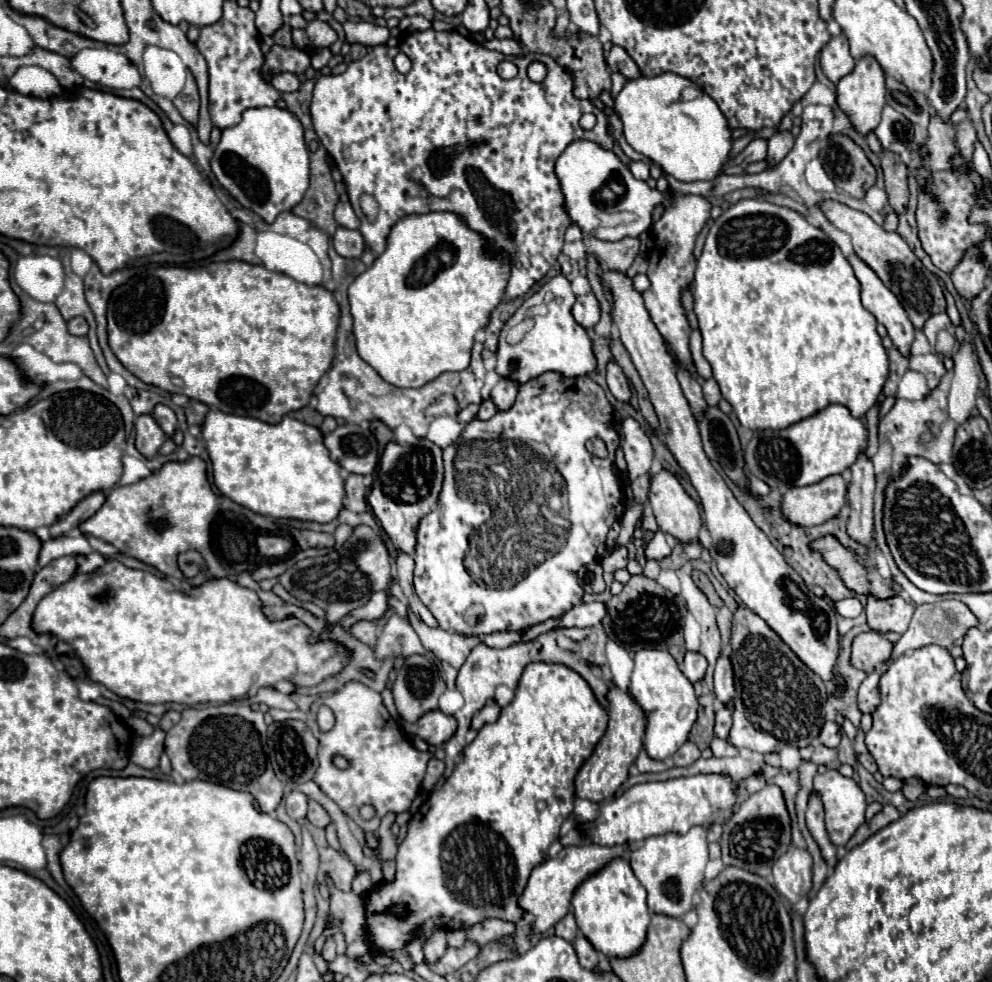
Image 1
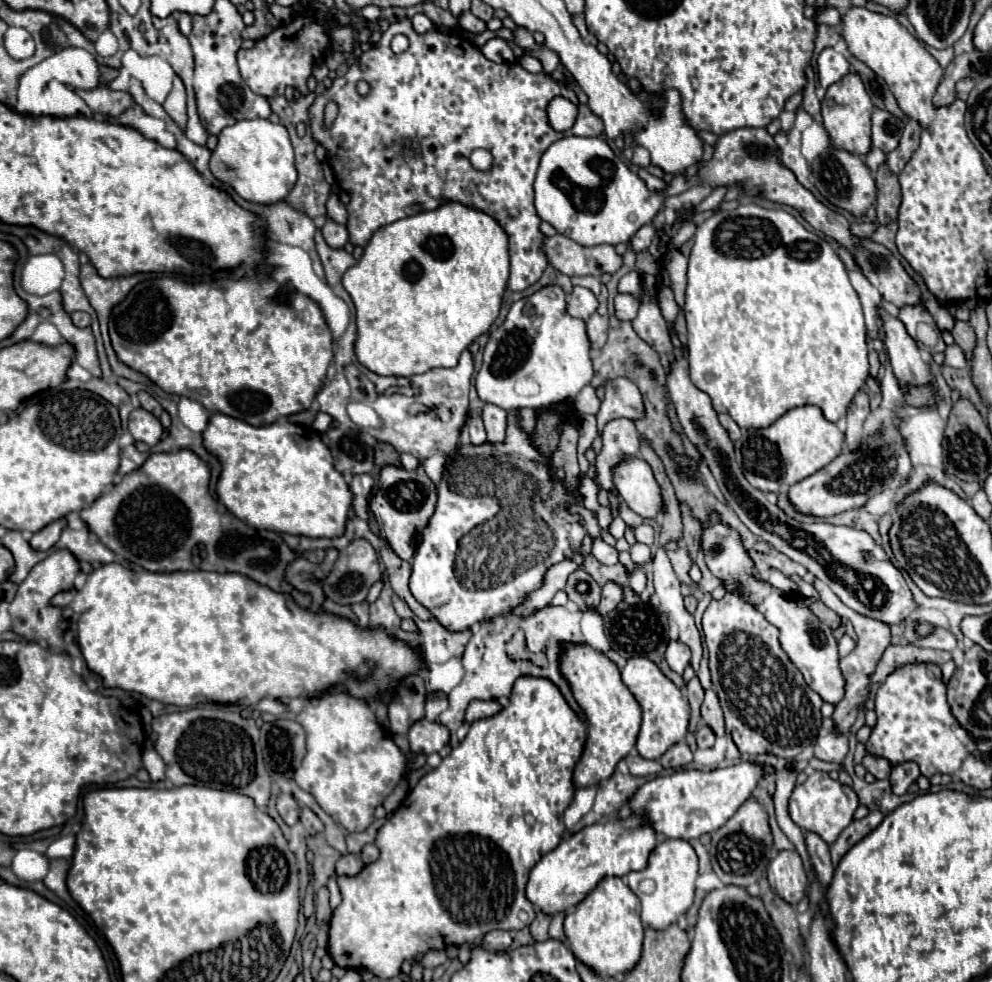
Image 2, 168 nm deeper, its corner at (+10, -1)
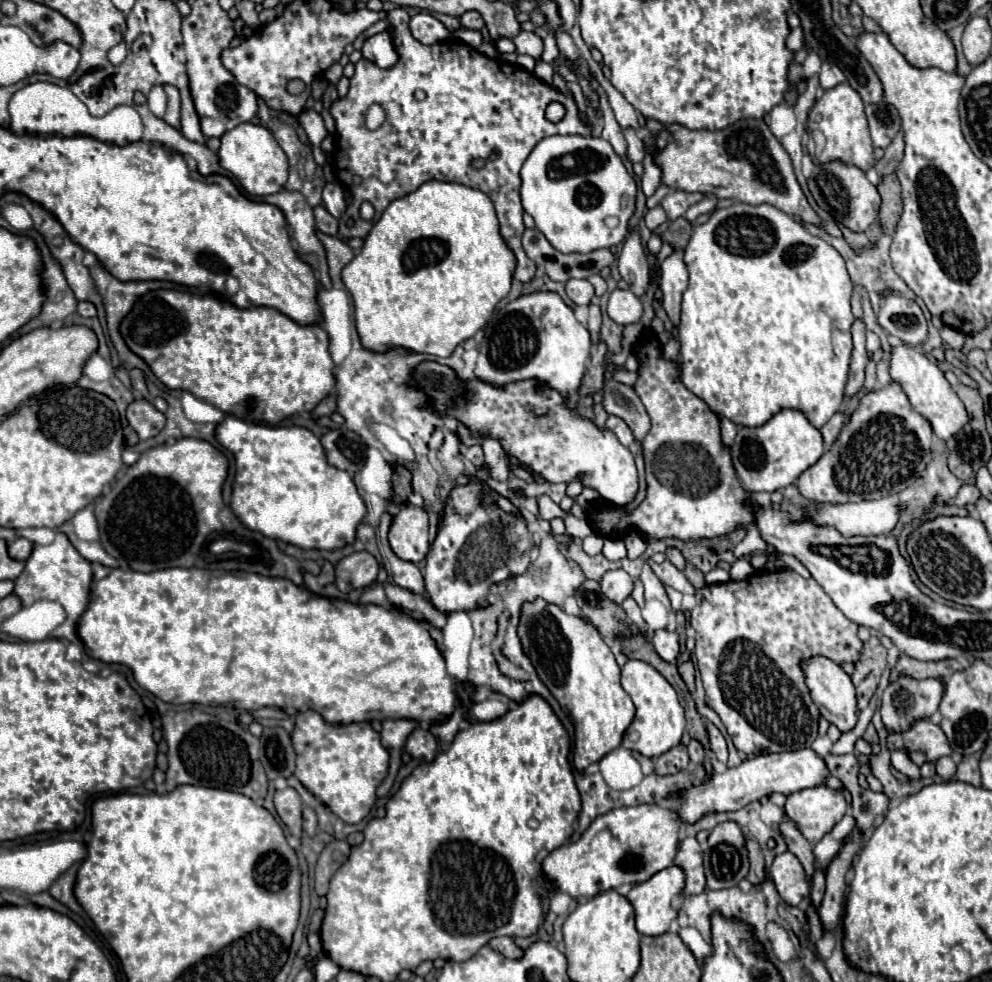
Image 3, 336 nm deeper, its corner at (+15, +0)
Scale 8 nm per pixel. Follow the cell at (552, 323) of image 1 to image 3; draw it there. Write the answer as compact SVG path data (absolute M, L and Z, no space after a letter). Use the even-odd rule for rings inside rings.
M533 292L519 296L517 300L509 302L503 310L499 310L495 316L489 318L485 326L485 338L479 344L475 376L493 388L503 388L519 380L537 380L549 390L567 396L575 392L581 384L585 364L589 358L589 348L591 348L589 330L581 322L577 322L573 310L563 302L563 298L555 292Z

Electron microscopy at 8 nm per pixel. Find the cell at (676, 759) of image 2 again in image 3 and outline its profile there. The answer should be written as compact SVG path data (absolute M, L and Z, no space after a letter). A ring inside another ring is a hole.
M679 744L679 746L673 746L671 750L667 750L665 754L661 754L659 758L655 758L655 772L657 774L675 774L675 772L687 768L687 764L689 764L687 746Z

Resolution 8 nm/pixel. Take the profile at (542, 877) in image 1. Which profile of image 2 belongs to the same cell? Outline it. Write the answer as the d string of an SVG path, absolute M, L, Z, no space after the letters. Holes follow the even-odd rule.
M624 815L606 823L594 823L574 833L570 839L564 839L554 851L546 853L530 871L526 895L528 899L544 913L560 913L568 907L578 905L602 877L624 877L632 871L642 871L648 865L648 857L658 845L660 837L642 825L638 817Z

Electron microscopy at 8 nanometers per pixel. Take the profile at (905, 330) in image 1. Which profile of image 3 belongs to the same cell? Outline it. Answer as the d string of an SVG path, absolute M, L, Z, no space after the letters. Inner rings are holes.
M907 344L895 346L891 350L891 358L889 358L889 374L891 374L891 380L895 384L899 384L901 390L905 392L905 396L909 398L913 410L919 412L931 424L935 436L941 438L943 442L949 436L957 434L967 424L967 420L969 420L967 412L965 412L961 400L957 398L955 390L949 386L943 372L935 364L931 364L923 352L917 352L915 348L911 348Z

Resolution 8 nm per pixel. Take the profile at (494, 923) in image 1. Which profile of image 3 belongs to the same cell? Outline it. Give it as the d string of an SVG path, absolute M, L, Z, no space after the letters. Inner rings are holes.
M497 936L497 938L489 940L489 946L491 946L495 952L503 952L503 954L509 956L509 958L521 956L521 950L515 946L513 938L509 938L509 936Z

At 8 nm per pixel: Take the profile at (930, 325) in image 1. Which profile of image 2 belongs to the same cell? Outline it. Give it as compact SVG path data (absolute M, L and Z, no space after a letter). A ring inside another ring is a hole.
M904 305L898 313L898 319L904 323L908 335L914 339L916 339L916 325L922 321L922 315L924 315L924 307L920 305Z

